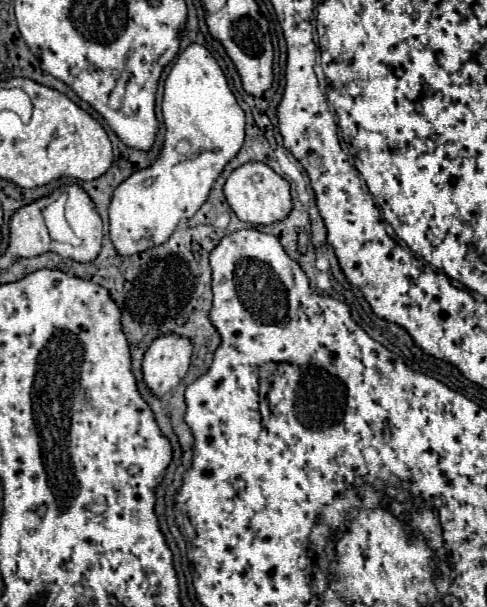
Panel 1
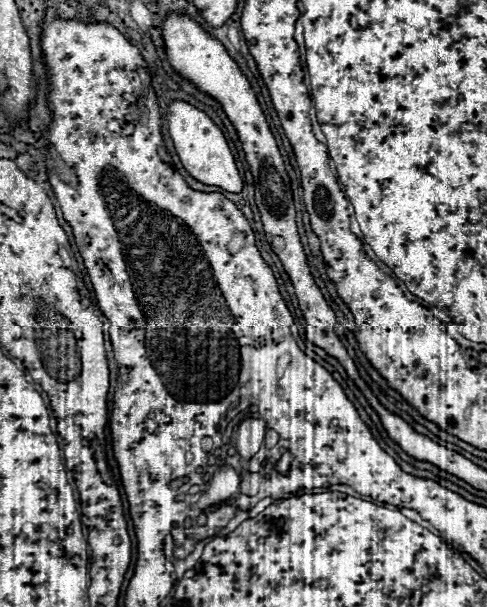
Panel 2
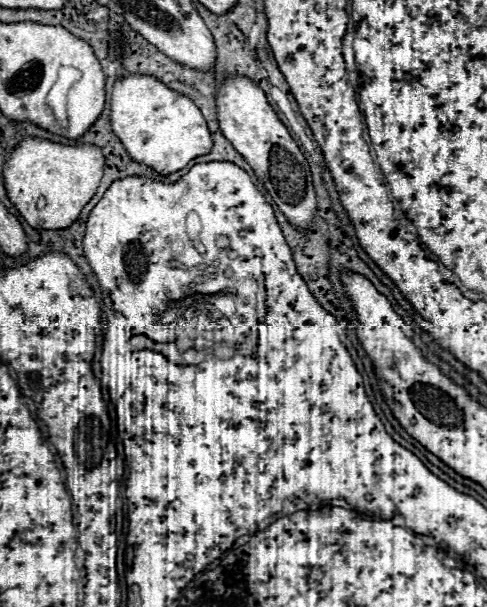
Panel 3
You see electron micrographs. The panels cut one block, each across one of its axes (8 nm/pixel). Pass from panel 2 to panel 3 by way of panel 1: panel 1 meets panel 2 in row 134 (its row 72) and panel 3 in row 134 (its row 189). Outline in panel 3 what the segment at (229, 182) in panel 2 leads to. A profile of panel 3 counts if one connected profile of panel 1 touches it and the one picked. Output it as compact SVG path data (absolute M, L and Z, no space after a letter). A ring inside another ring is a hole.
M128 74L116 80L112 90L112 130L134 160L152 166L160 174L176 172L192 158L212 150L210 130L196 104L148 74Z

